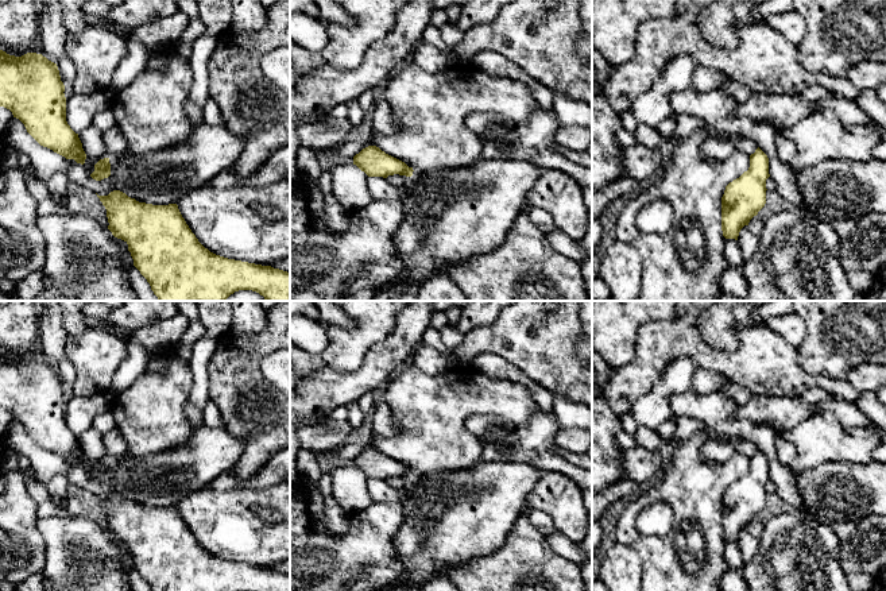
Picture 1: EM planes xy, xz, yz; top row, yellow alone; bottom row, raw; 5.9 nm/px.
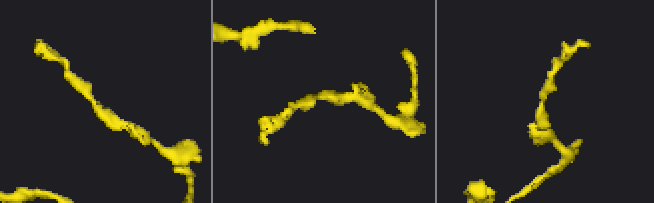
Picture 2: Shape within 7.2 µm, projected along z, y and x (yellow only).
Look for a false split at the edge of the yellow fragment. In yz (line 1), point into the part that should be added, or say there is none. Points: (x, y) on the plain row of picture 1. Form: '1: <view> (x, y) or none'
1: none

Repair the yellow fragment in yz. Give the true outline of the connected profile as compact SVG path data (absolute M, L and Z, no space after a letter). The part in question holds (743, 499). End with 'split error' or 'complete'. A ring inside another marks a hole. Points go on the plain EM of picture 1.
M758 449L750 457L750 470L726 488L721 499L721 533L726 541L738 542L739 534L766 506L769 460Z | complete

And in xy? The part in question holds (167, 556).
M120 492L98 498L107 511L108 532L128 546L134 568L151 591L290 591L290 575L210 555L191 534L177 506L139 505Z | complete

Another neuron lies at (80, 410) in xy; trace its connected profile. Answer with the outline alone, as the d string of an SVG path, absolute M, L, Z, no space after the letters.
M102 391L90 397L73 395L66 402L66 424L70 430L80 436L93 426L93 420L112 410L115 394Z

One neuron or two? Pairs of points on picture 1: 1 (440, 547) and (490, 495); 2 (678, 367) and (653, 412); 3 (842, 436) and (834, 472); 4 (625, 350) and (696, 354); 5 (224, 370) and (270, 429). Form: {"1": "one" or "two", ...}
{"1": "one", "2": "one", "3": "two", "4": "two", "5": "one"}

